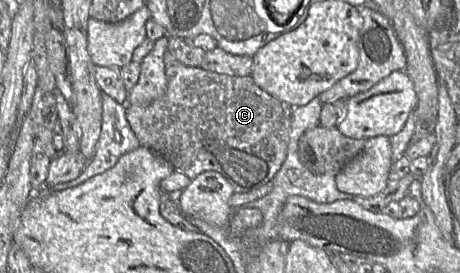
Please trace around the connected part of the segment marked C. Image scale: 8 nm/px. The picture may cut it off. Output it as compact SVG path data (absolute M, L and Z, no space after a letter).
M167 49L164 54L164 65L165 74L167 78L167 87L165 93L160 98L156 99L155 101L146 106L134 106L127 104L126 118L131 126L131 129L138 138L140 145L147 147L155 153L165 157L175 170L181 171L191 180L196 178L199 174L210 170L222 174L231 185L234 193L249 192L251 190L259 188L268 181L272 180L275 174L281 168L286 158L292 110L295 106L291 106L288 103L282 102L281 100L277 99L276 97L261 89L255 83L251 75L231 76L227 74L207 71L200 66L187 66L179 62L169 49Z

